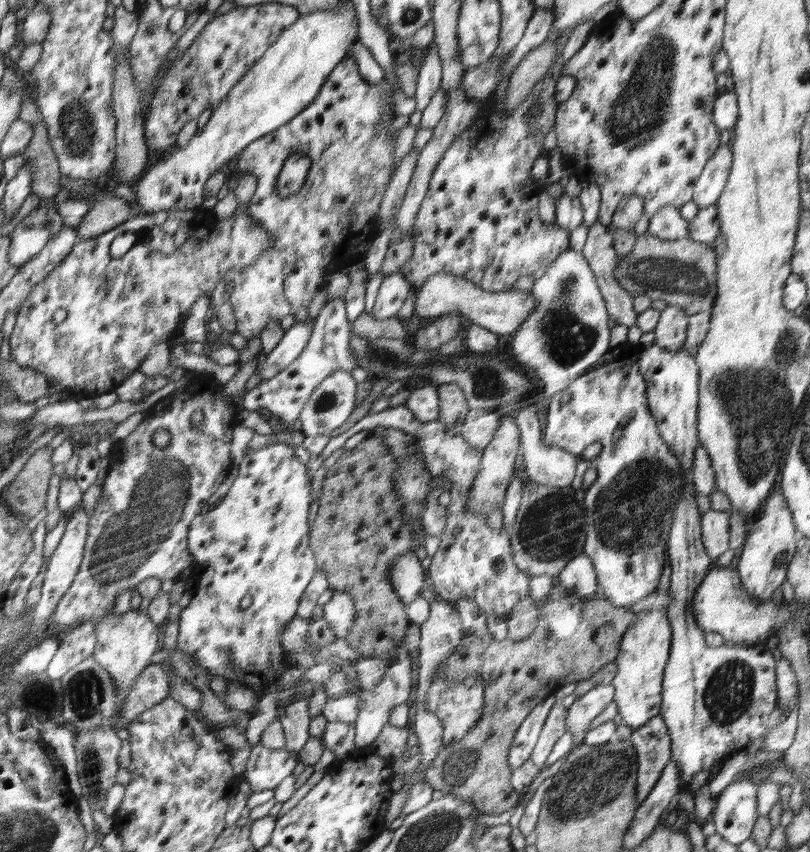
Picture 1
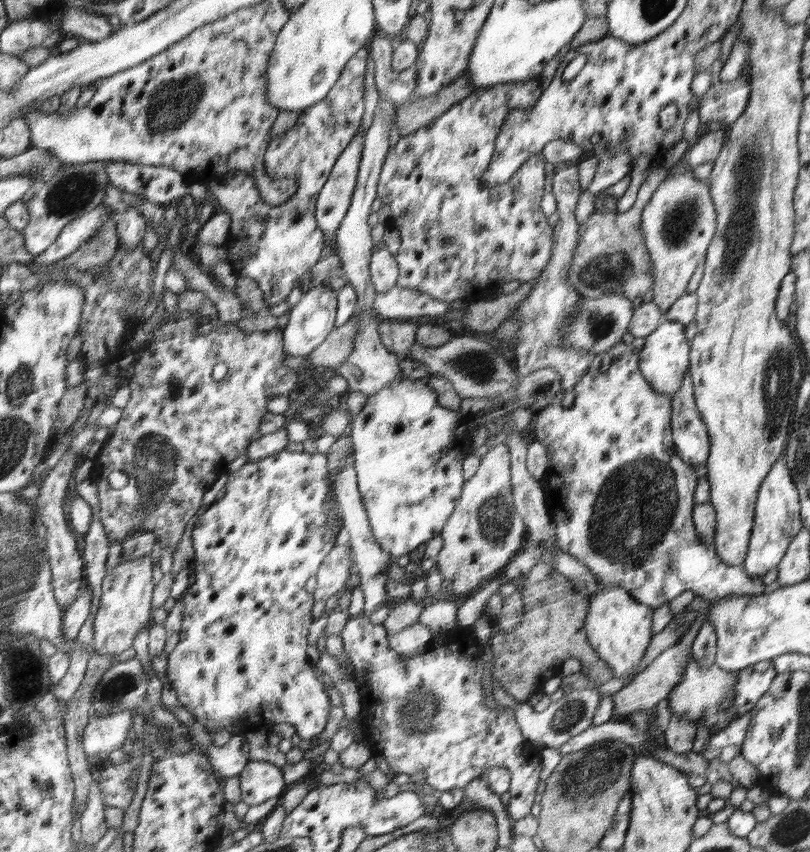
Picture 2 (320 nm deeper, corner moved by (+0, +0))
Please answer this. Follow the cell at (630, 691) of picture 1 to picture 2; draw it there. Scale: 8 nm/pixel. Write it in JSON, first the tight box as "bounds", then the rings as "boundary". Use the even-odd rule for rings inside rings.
{"bounds":[585,583,654,678],"boundary":[[[618,583],[598,584],[591,594],[589,612],[585,618],[588,641],[596,654],[607,662],[614,678],[626,678],[639,664],[653,640],[652,613],[654,608],[642,604]]]}

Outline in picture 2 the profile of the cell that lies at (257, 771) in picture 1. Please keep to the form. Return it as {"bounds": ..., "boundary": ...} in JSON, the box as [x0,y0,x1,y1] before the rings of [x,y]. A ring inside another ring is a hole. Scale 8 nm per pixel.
{"bounds":[239,760,284,806],"boundary":[[[249,760],[239,779],[241,800],[248,806],[265,803],[268,798],[278,796],[284,790],[282,770],[265,760]]]}

